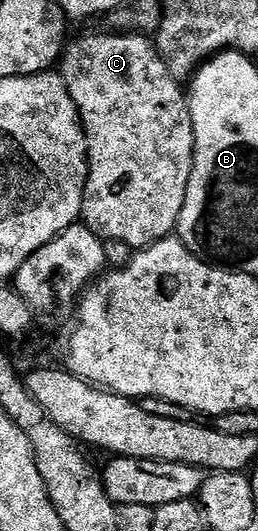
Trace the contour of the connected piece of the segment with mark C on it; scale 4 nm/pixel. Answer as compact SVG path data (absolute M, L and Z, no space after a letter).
M86 35L65 48L60 74L86 134L90 172L82 198L81 222L103 241L115 239L141 249L171 238L188 193L194 164L194 126L188 95L168 73L157 46L145 35Z

